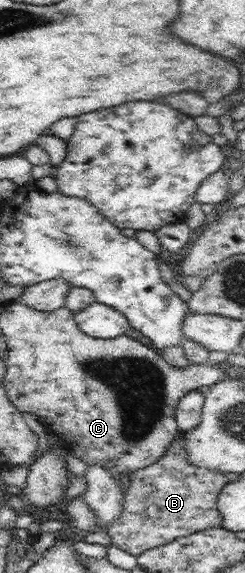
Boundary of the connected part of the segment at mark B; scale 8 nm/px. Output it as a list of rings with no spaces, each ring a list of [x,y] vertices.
[[[184,436],[176,437],[154,465],[137,470],[125,482],[123,510],[104,532],[115,546],[137,557],[148,549],[166,545],[177,537],[184,537],[205,529],[222,526],[217,501],[228,483],[223,472],[205,470],[189,462]]]

